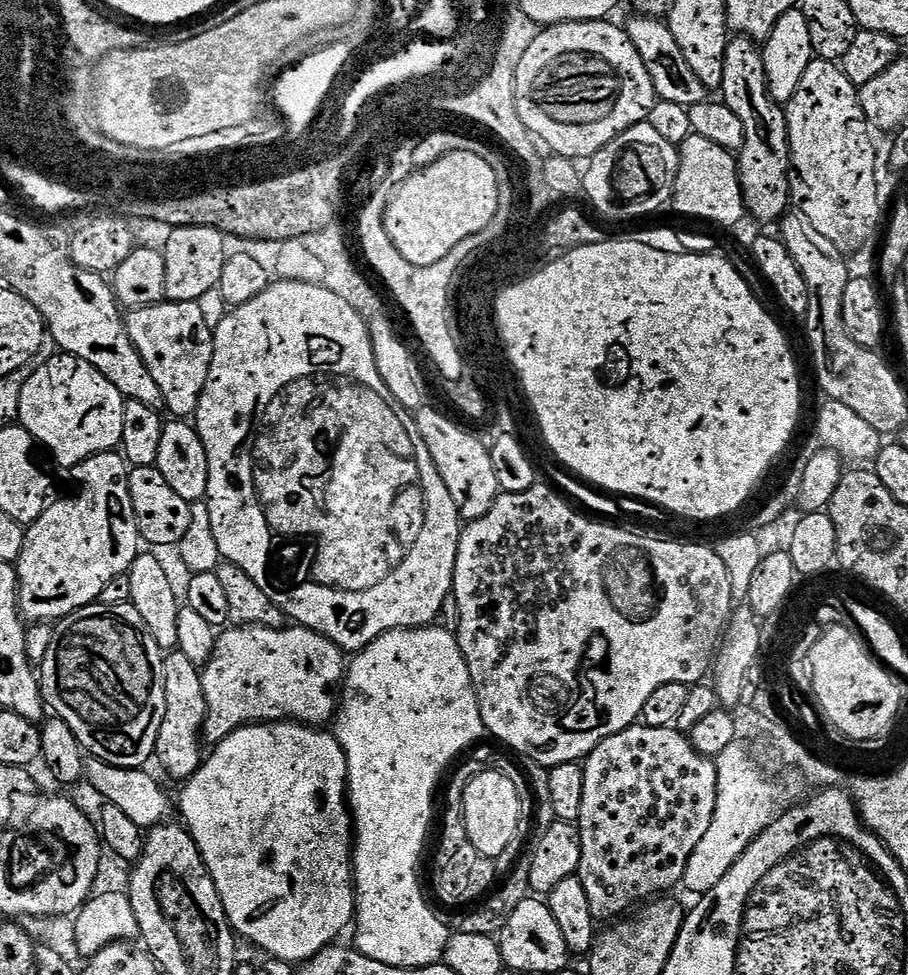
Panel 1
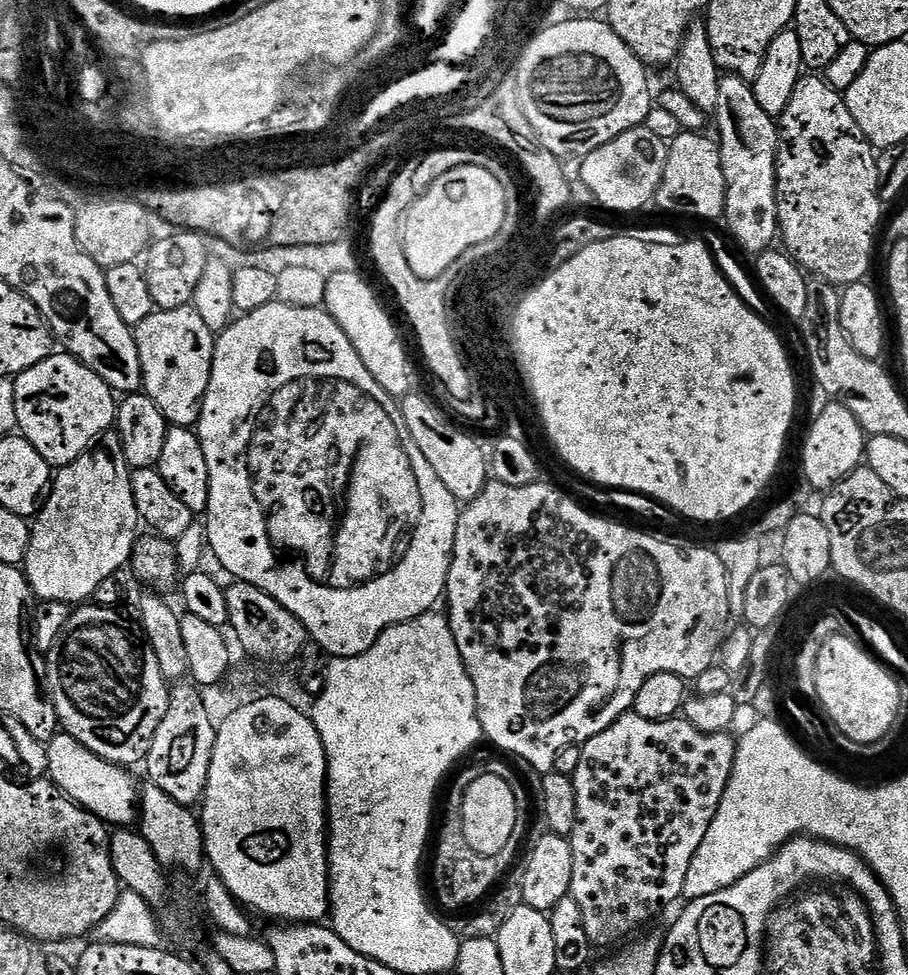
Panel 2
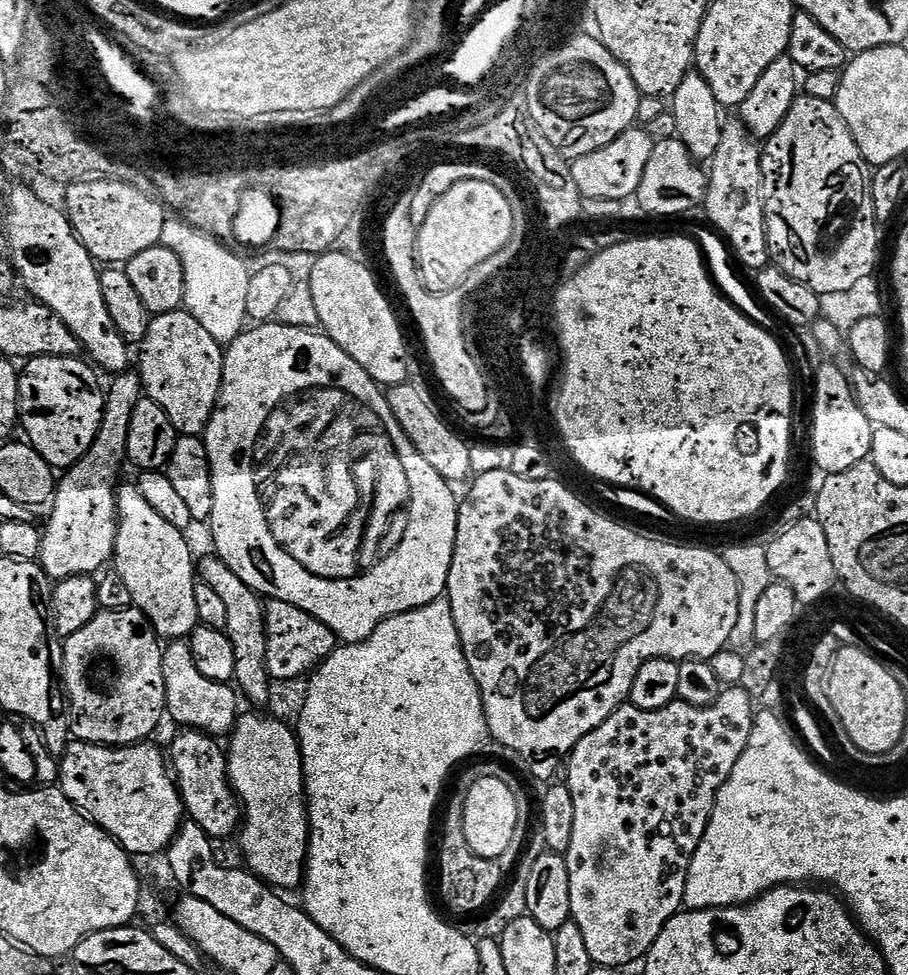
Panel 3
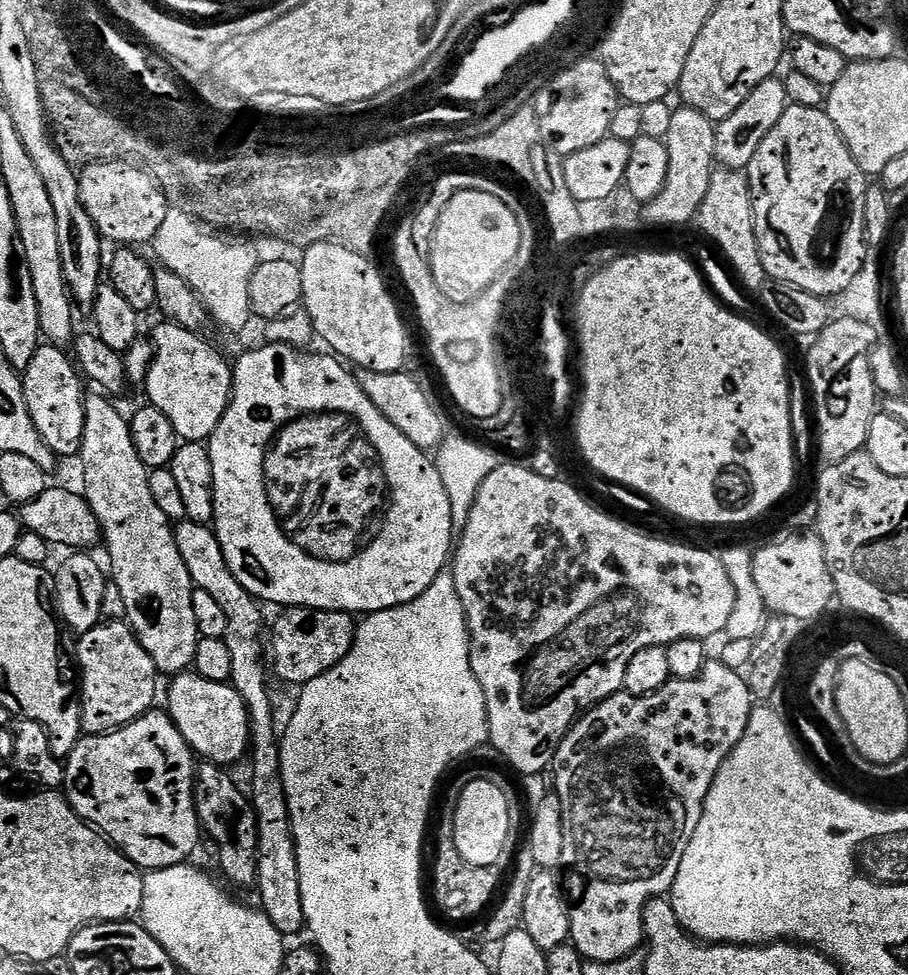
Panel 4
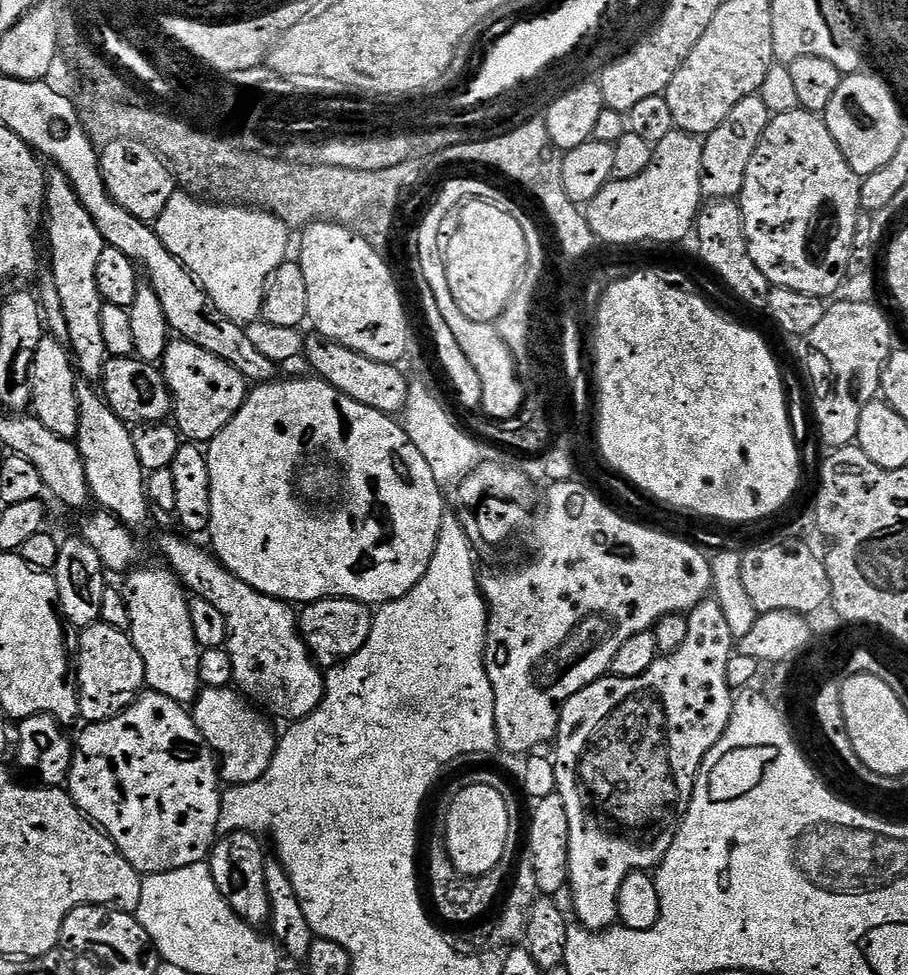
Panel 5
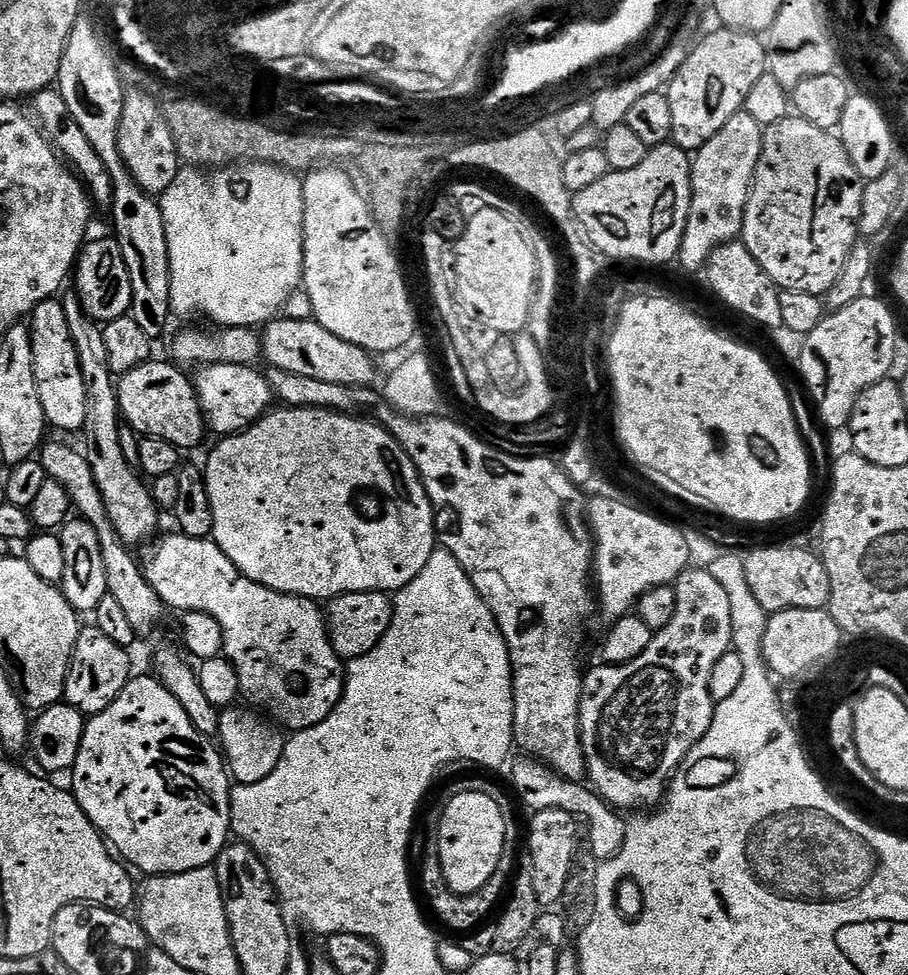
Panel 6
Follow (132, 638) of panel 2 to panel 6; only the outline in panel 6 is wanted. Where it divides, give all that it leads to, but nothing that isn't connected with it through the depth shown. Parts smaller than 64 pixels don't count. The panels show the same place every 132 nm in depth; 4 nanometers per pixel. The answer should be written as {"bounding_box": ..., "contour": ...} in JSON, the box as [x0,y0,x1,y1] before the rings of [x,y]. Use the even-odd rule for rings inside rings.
{"bounding_box":[63,626,134,717],"contour":[[[95,626],[81,627],[78,642],[74,642],[72,661],[66,674],[63,703],[76,707],[85,717],[97,716],[122,690],[134,675],[129,649],[122,647],[118,642],[113,642],[102,634],[102,630]]]}

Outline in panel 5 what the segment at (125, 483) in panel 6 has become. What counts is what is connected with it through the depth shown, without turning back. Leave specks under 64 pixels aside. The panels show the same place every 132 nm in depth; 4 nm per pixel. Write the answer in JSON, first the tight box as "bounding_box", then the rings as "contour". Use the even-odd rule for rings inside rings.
{"bounding_box":[46,170,110,382],"contour":[[[59,170],[46,176],[46,244],[52,247],[52,271],[62,302],[62,311],[69,330],[67,343],[74,357],[75,367],[85,381],[96,382],[104,375],[104,367],[110,359],[106,342],[102,339],[102,306],[105,304],[98,290],[98,258],[102,258],[105,242],[94,226],[86,206],[78,198],[74,186]]]}

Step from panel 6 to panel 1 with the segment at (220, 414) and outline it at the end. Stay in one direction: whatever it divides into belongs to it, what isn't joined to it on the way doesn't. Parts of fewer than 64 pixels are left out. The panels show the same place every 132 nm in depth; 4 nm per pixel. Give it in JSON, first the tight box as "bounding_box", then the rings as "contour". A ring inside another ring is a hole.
{"bounding_box":[126,300,214,417],"contour":[[[168,300],[149,308],[134,308],[127,313],[126,327],[132,345],[138,350],[142,362],[146,362],[154,382],[158,382],[158,390],[162,390],[163,405],[173,412],[173,417],[195,417],[212,361],[214,331],[206,318],[202,318],[199,303]]]}

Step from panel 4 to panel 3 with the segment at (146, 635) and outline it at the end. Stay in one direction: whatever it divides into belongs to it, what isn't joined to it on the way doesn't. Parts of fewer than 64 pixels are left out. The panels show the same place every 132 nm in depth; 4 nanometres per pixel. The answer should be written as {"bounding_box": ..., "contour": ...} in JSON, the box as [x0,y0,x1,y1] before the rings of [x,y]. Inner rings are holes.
{"bounding_box":[114,483,200,641],"contour":[[[135,483],[117,487],[116,519],[114,570],[126,582],[133,605],[150,621],[161,641],[191,637],[200,624],[195,601],[198,568],[194,560],[192,564],[187,535],[161,518],[142,498],[142,490]]]}

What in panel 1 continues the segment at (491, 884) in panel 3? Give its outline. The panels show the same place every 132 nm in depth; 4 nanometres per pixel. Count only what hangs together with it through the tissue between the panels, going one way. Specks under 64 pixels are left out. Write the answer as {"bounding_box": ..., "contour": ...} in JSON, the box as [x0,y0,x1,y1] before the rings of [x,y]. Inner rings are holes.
{"bounding_box":[432,764,497,905],"contour":[[[464,764],[460,768],[460,773],[448,784],[449,804],[444,808],[444,829],[440,832],[440,845],[437,846],[436,857],[432,860],[432,888],[444,904],[475,905],[481,898],[487,897],[497,883],[497,861],[493,857],[478,854],[478,850],[474,850],[474,842],[470,842],[470,834],[466,834],[464,787],[481,770],[481,765]]]}

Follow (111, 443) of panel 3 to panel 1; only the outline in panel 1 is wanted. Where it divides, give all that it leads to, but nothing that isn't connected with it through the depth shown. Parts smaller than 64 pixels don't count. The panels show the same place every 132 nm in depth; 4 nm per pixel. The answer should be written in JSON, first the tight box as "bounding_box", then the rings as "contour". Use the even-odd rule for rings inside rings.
{"bounding_box":[14,451,142,622],"contour":[[[119,451],[99,452],[70,469],[84,489],[73,500],[60,500],[44,509],[34,523],[27,525],[21,556],[14,563],[20,594],[20,610],[28,622],[59,622],[87,604],[95,604],[110,581],[127,573],[141,555],[142,541],[134,502],[130,498],[128,473],[130,465]]]}

